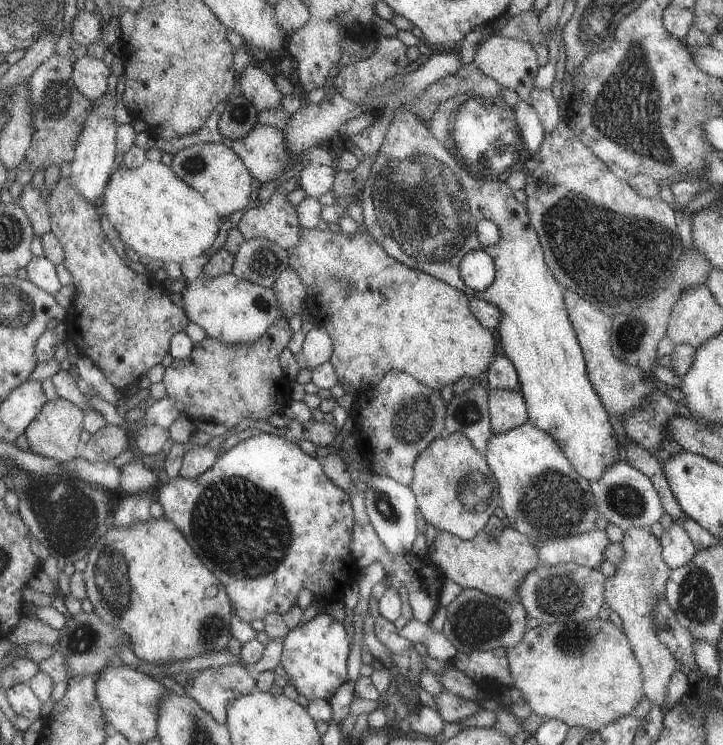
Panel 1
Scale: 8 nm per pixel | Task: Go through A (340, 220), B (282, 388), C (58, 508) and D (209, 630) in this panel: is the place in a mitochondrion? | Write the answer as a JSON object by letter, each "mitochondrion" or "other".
{"A":"other","B":"other","C":"mitochondrion","D":"mitochondrion"}

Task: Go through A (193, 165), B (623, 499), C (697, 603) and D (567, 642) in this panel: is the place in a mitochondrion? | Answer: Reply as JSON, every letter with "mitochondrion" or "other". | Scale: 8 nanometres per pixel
{"A":"mitochondrion","B":"mitochondrion","C":"mitochondrion","D":"mitochondrion"}

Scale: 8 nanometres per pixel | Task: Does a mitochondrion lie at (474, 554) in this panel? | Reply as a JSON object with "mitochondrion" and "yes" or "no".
{"mitochondrion":"no"}

